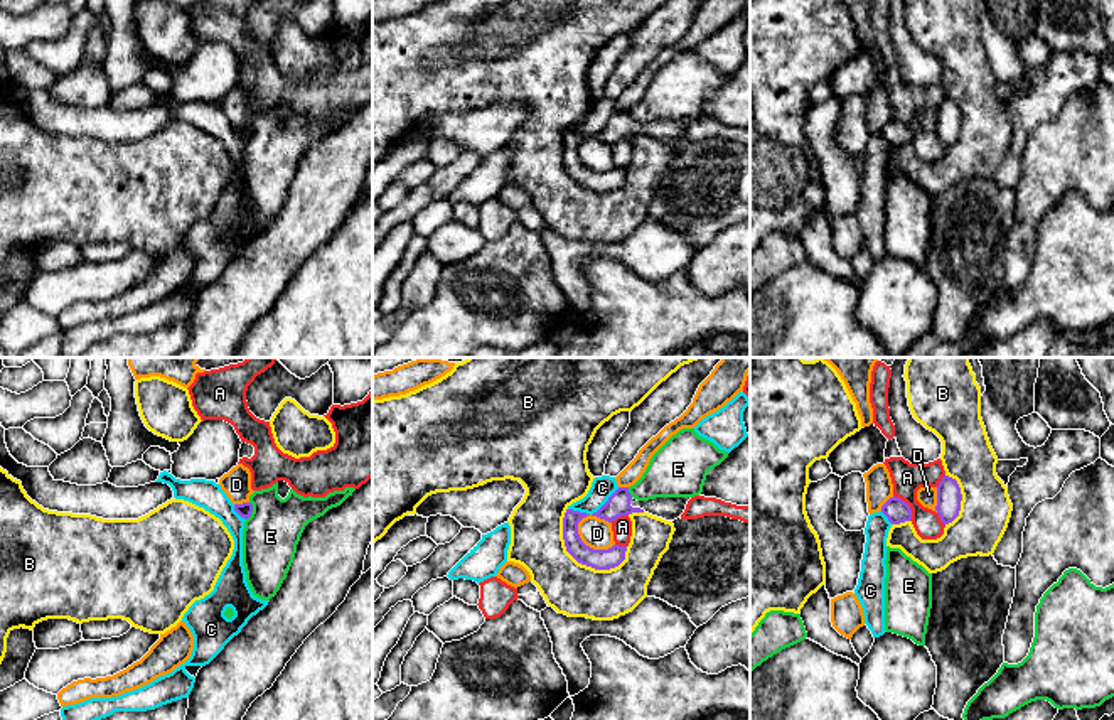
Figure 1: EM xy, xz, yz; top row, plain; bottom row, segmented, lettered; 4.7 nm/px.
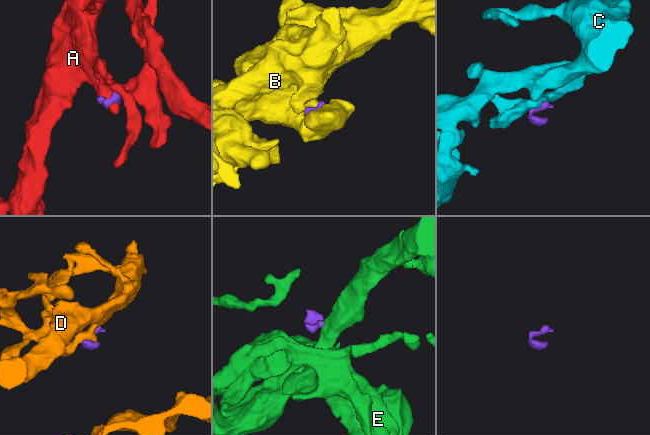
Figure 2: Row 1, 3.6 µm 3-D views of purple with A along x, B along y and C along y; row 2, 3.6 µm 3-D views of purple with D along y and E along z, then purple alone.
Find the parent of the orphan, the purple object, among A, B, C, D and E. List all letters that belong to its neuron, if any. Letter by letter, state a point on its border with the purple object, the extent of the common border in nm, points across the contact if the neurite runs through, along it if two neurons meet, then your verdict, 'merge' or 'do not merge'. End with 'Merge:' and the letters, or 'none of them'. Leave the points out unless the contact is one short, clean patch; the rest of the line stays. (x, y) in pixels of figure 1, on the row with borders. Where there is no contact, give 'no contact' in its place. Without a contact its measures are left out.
A: yz (909, 506) | 150 nm | do not merge
B: xz (575, 558) | 380 nm | do not merge
C: xz (607, 501) | 190 nm | along xz (619, 488), (592, 515) | do not merge
D: xz (589, 547) | 220 nm | do not merge
E: xy (251, 511) | 100 nm | along xy (250, 501), (251, 513), (246, 520) | do not merge
Merge: none of them

